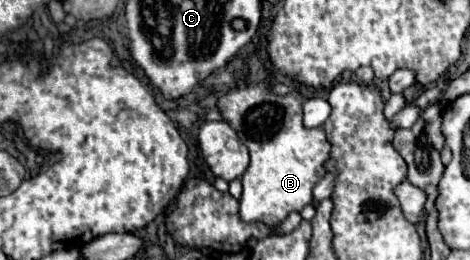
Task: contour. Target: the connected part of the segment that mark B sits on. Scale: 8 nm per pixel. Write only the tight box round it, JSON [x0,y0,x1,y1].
[218,81,330,227]

